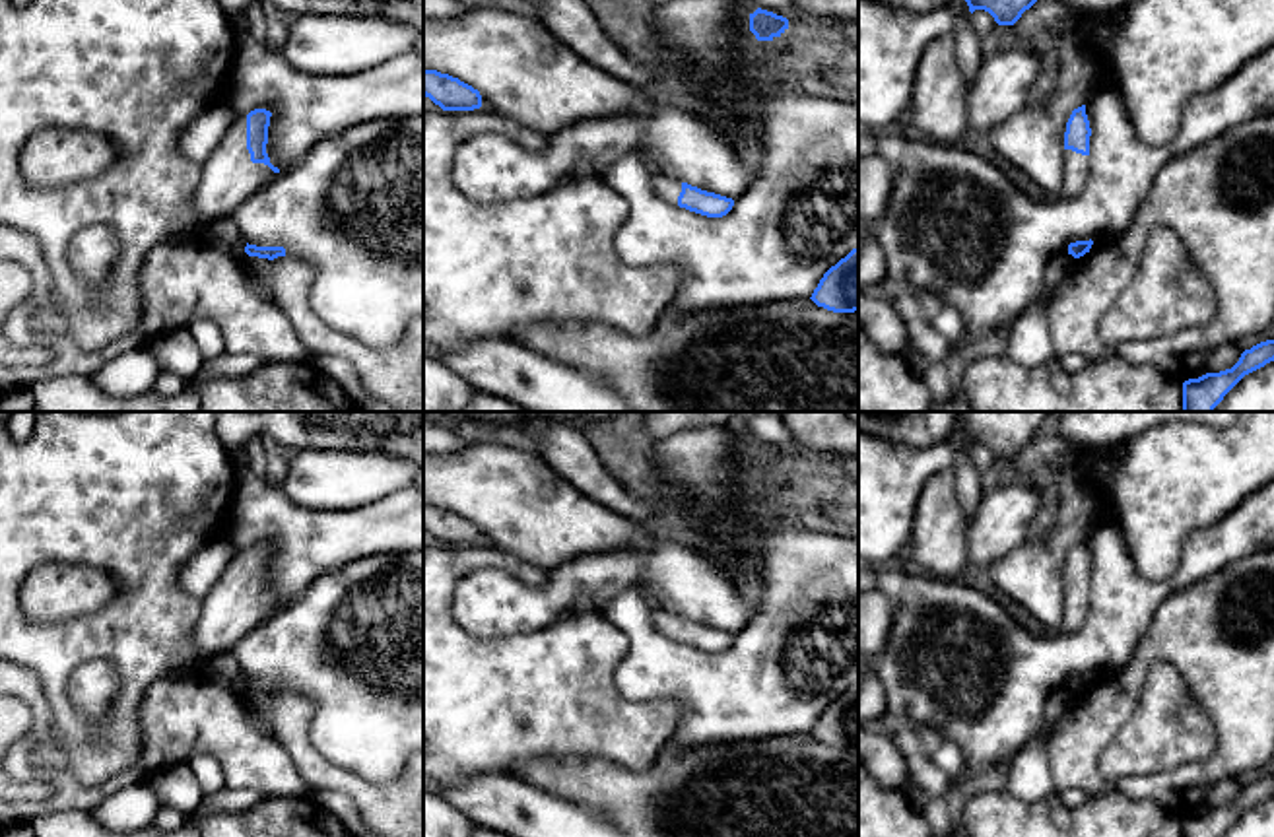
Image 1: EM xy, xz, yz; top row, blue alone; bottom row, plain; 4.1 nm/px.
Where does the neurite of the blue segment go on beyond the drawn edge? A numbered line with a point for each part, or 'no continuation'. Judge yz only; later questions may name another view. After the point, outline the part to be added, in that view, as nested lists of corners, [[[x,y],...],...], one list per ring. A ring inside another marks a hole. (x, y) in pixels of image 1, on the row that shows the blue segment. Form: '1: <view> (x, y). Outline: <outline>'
1: yz (1076, 167). Outline: [[[1064,150],[1064,177],[1058,196],[1064,198],[1078,196],[1088,183],[1088,175],[1090,175],[1090,155]]]

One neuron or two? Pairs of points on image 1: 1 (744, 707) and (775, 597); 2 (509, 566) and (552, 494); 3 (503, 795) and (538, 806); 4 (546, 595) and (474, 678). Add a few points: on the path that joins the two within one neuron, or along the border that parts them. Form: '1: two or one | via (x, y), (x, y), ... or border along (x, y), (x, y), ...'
1: one | via (766, 680), (771, 674), (775, 624)
2: two | border along (482, 540), (548, 571)
3: one | via (511, 803), (531, 806)
4: two | border along (548, 573), (535, 589)

